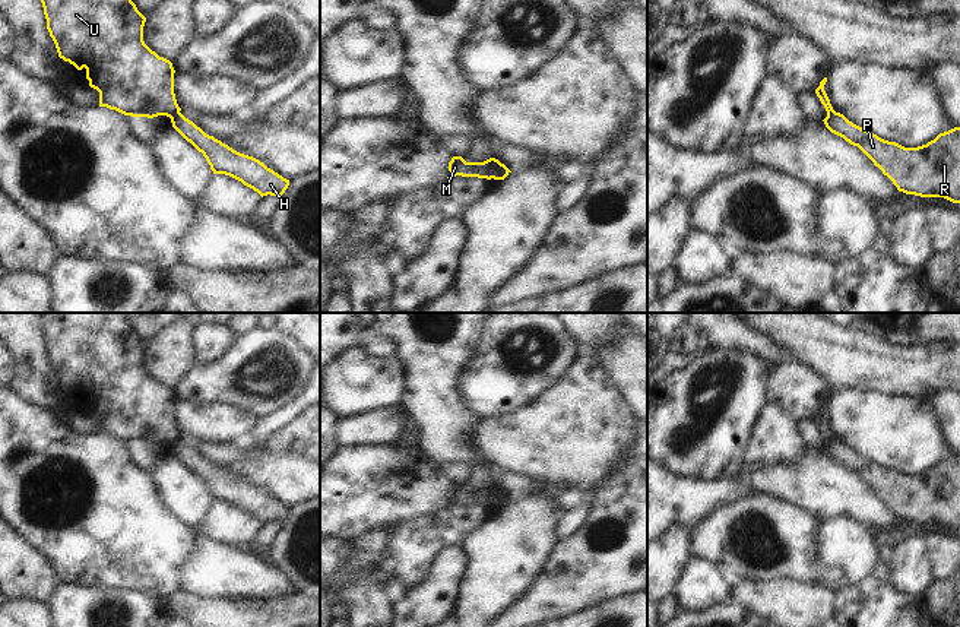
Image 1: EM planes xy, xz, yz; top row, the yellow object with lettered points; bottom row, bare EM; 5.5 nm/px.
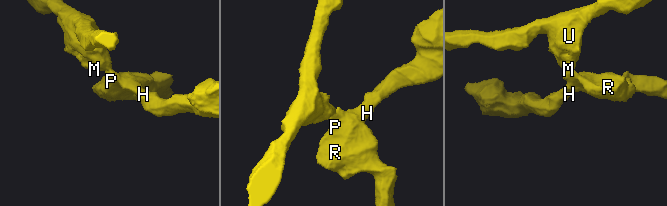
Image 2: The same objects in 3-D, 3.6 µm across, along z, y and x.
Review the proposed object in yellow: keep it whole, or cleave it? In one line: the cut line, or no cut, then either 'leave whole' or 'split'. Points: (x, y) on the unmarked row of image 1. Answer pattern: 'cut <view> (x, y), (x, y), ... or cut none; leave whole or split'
cut xy (178, 439), (170, 445); split

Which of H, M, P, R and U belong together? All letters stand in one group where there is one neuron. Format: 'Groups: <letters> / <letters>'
Groups: H P R / M U.

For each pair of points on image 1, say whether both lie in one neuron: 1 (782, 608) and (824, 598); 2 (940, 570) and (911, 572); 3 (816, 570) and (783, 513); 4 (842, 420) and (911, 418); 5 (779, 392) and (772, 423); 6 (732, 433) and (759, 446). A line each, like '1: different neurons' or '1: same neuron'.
1: same neuron
2: different neurons
3: same neuron
4: same neuron
5: different neurons
6: different neurons

